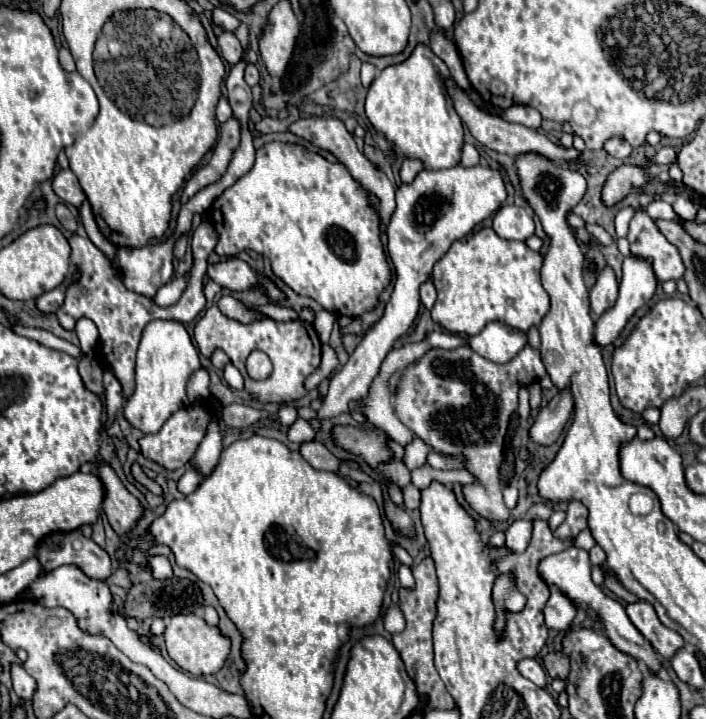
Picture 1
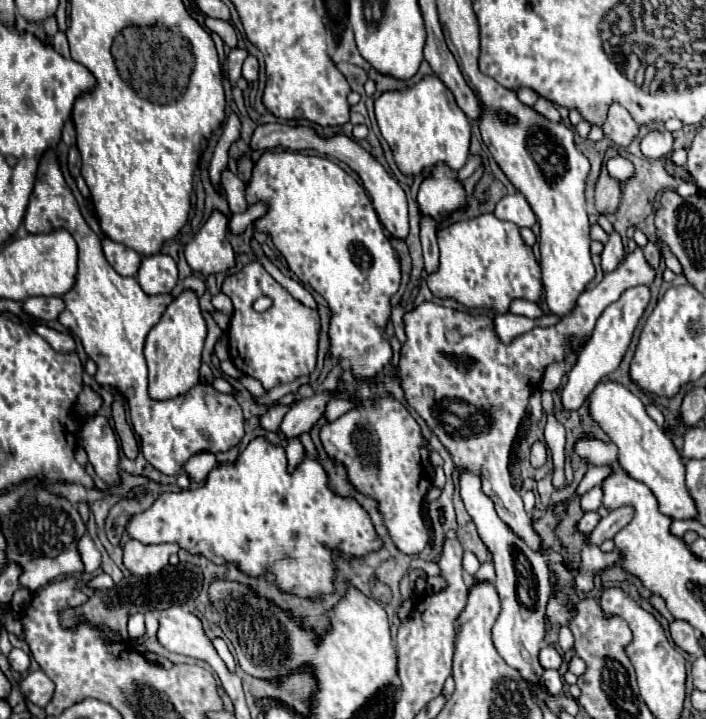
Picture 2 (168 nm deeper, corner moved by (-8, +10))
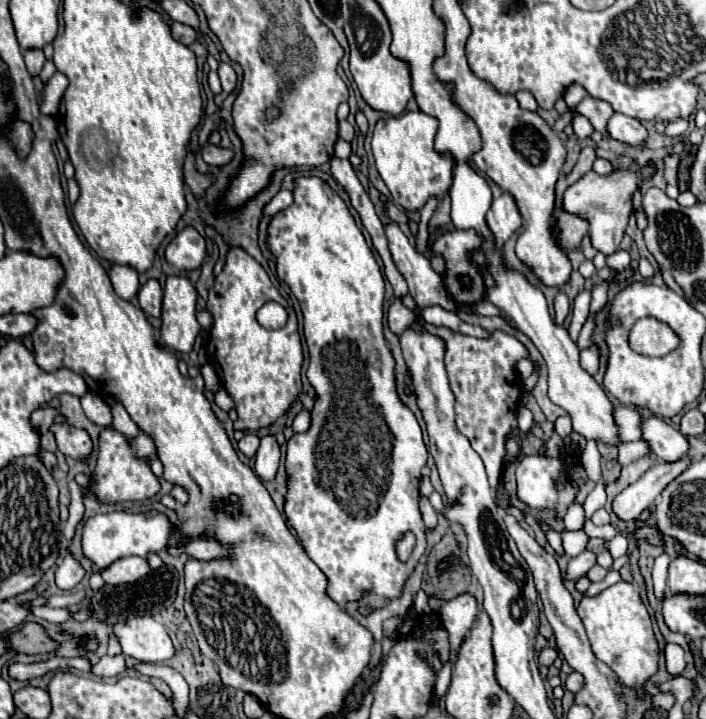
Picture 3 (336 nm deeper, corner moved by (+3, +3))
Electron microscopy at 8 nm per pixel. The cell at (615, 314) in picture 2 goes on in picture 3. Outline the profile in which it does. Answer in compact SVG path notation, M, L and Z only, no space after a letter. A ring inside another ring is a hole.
M583 349L580 351L580 364L587 373L595 375L597 371L597 365L599 365L599 359L597 359L597 351L595 349Z

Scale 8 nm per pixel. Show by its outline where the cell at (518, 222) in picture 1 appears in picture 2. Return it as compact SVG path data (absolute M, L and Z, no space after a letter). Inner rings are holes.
M520 192L504 196L504 198L496 204L494 214L496 214L500 220L508 220L508 222L518 224L520 228L522 228L522 226L530 226L530 228L532 228L534 222L536 222L536 214L532 212L528 200L526 200Z

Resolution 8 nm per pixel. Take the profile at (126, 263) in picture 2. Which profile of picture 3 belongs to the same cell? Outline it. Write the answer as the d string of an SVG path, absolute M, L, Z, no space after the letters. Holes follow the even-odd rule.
M111 265L109 277L111 277L111 283L113 283L115 293L121 299L133 301L137 297L139 281L137 281L137 271L135 269L131 269L127 265Z

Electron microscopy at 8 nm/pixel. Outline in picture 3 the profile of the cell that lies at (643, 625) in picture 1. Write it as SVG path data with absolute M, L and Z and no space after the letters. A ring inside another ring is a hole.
M669 643L665 647L665 667L667 667L667 673L673 675L673 677L677 677L677 675L683 673L685 665L687 665L685 663L685 651L679 645Z

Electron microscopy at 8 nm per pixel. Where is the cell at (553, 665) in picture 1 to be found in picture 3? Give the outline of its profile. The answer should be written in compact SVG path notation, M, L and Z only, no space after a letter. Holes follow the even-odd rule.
M573 671L573 673L567 677L567 681L565 681L565 689L569 689L571 693L577 693L577 691L581 691L581 687L585 687L583 675L577 673L577 671Z

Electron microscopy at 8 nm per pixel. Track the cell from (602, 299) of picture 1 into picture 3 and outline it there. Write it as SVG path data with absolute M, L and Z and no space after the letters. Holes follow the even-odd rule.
M645 165L637 173L633 169L615 167L609 175L599 175L591 169L589 173L585 173L577 183L573 183L565 191L561 207L563 207L563 211L569 211L571 215L577 215L577 217L585 219L589 223L591 245L597 251L601 251L605 255L611 255L611 253L617 251L617 247L619 247L619 243L625 235L629 215L633 213L633 193L635 193L635 189L645 179L651 179L653 175L655 175L653 165Z

